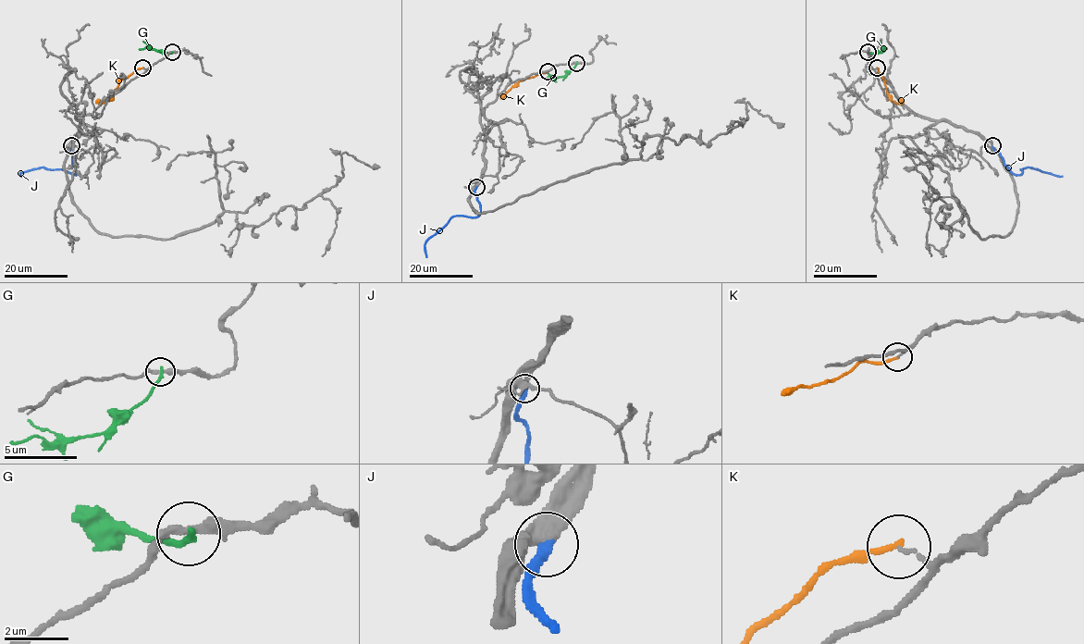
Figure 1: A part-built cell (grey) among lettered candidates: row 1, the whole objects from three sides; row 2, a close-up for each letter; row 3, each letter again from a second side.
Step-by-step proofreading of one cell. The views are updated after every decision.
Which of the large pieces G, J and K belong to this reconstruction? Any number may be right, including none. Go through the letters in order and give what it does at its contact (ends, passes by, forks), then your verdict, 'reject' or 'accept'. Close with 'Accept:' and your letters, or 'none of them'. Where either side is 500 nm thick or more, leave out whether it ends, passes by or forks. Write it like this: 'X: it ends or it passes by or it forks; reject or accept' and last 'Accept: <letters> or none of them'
G: it ends; reject
J: it ends; accept
K: it ends; reject
Accept: J

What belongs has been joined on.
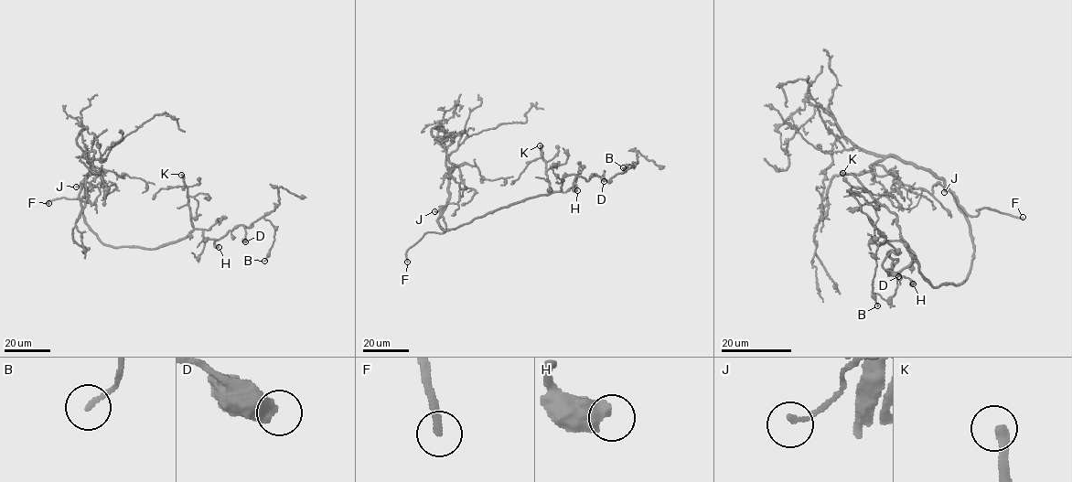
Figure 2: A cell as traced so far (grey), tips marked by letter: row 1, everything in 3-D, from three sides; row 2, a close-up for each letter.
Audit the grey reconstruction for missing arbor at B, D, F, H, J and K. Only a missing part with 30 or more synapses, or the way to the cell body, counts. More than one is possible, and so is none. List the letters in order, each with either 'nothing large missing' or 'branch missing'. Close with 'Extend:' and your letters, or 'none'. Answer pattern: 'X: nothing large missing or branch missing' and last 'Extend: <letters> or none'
B: nothing large missing
D: nothing large missing
F: branch missing
H: nothing large missing
J: nothing large missing
K: branch missing
Extend: F, K

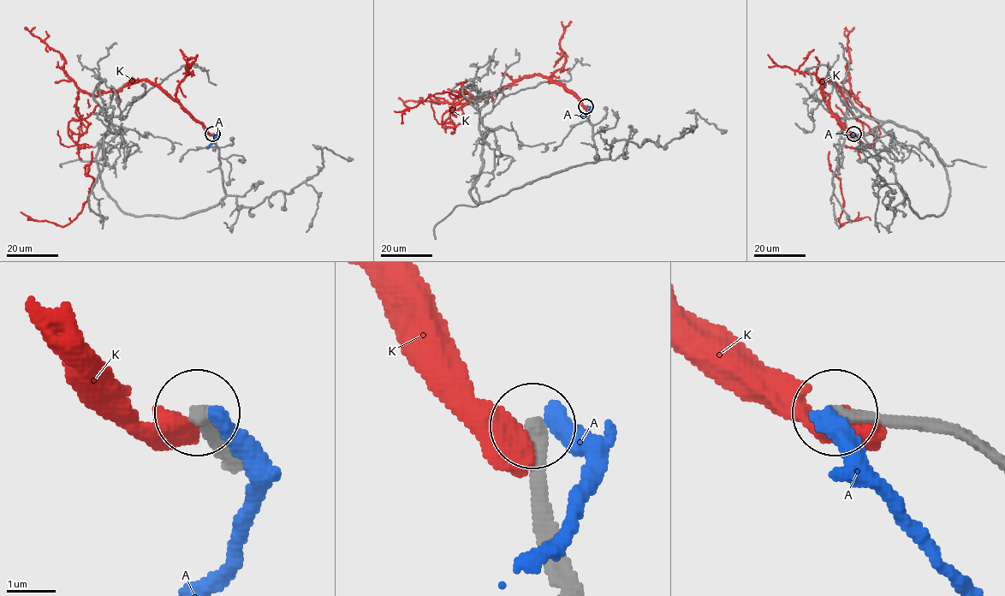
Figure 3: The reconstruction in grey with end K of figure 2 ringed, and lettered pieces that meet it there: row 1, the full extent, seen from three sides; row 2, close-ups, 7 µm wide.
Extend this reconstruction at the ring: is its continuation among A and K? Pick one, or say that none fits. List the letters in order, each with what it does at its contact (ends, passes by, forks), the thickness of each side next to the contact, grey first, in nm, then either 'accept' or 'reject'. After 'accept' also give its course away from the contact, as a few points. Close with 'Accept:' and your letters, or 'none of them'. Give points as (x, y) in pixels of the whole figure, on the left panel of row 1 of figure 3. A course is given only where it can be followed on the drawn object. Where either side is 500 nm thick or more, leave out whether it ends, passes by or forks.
A: it ends | 320/400 nm | reject
K: 360/600 nm | reject
Accept: none of them

